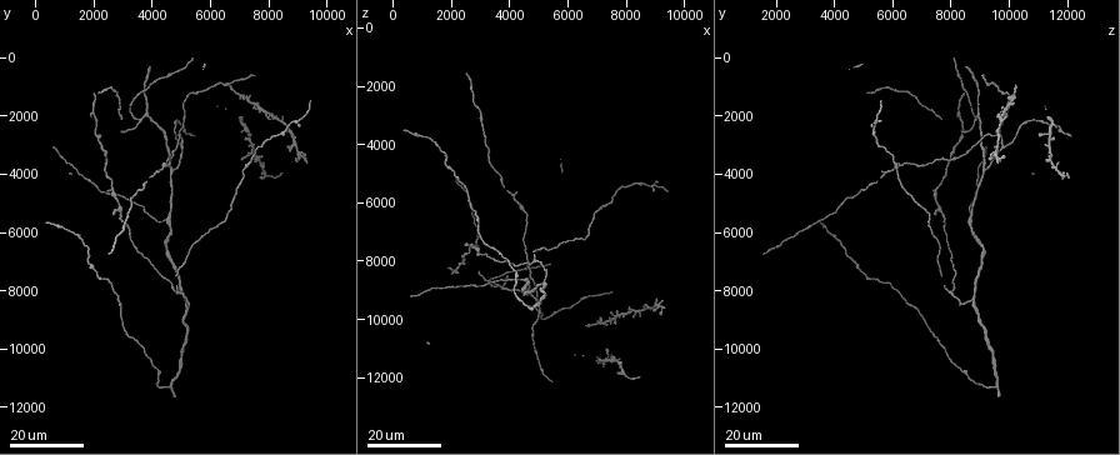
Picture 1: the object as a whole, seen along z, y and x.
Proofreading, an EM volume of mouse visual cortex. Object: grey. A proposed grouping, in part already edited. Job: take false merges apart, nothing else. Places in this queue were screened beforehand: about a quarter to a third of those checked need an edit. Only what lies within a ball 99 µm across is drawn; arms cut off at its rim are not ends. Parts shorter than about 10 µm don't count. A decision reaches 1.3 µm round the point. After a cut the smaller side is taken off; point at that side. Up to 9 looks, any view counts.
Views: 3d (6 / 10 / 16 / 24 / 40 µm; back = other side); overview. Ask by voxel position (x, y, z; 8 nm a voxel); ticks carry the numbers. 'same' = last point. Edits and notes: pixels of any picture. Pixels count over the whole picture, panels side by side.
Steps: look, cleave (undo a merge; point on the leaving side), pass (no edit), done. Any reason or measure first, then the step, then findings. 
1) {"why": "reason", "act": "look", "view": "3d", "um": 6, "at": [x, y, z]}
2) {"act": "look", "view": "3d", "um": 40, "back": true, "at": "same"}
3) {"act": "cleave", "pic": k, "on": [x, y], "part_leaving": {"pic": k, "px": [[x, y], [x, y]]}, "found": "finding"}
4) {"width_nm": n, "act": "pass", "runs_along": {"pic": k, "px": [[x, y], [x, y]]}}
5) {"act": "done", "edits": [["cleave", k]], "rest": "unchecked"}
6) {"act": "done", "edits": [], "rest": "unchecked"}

{"why": "side arm on a straight run", "act": "look", "view": "3d", "um": 16, "at": [5000, 3000, 9800]}

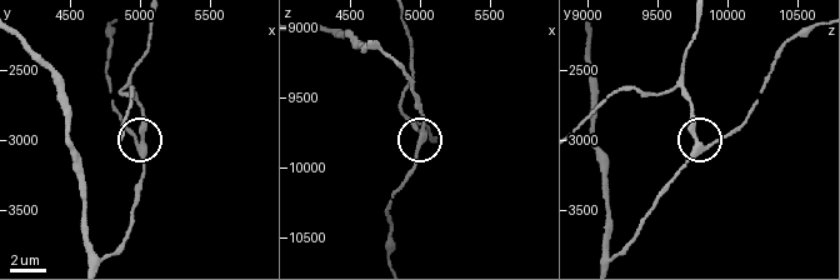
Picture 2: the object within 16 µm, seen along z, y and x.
{"act": "look", "view": "3d", "um": 10, "at": [5000, 3080, 9840]}

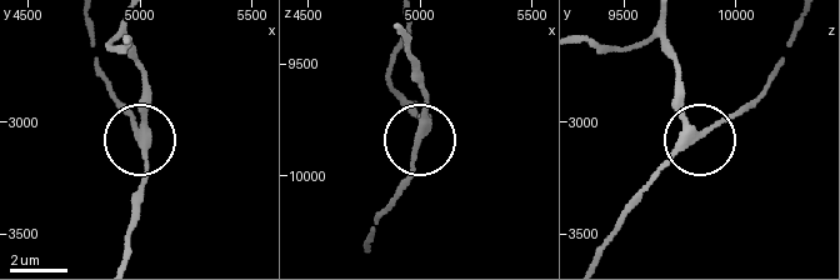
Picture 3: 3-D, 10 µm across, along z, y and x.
{"act": "look", "view": "3d", "um": 6, "at": [5000, 3060, 9840]}

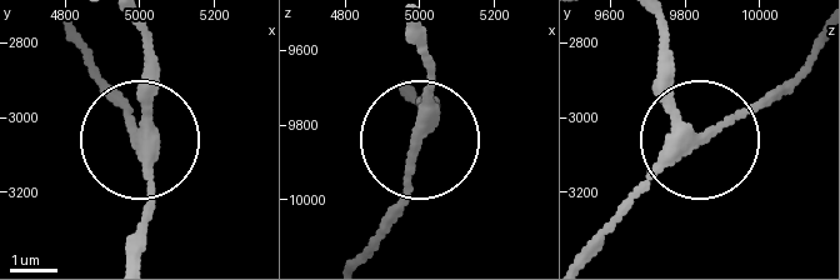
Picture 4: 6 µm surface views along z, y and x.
{"act": "pass", "runs_along": {"pic": 4, "px": [[130, 251], [150, 191], [130, 113], [110, 88]]}, "found": "one cell here"}

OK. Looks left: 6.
{"why": "three-way junction", "act": "look", "view": "3d", "um": 16, "at": [4700, 3900, 9200]}

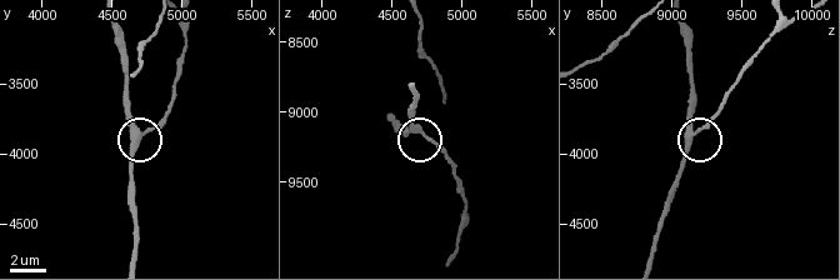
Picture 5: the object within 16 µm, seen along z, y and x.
{"act": "look", "view": "3d", "um": 10, "at": [4700, 3860, 9180]}

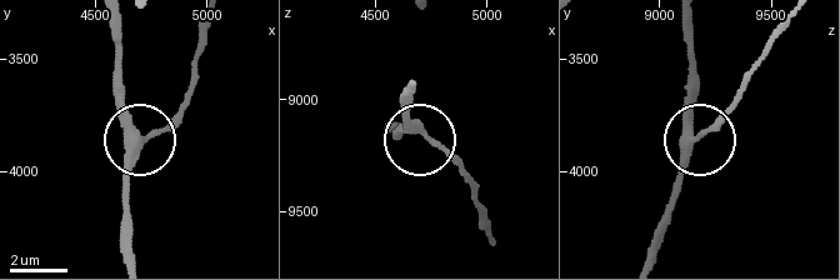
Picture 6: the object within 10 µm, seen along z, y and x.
{"act": "pass", "runs_along": {"pic": 6, "px": [[648, 256], [681, 164], [698, 143], [693, 51]]}, "found": "one cell here"}

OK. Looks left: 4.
{"why": "thick turns thin", "act": "look", "view": "3d", "um": 16, "at": [2700, 4600, 7500]}

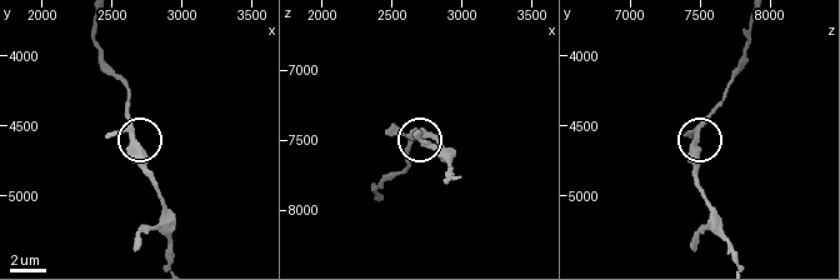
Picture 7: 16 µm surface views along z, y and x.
{"act": "look", "view": "3d", "um": 6, "at": [2640, 4580, 7500]}

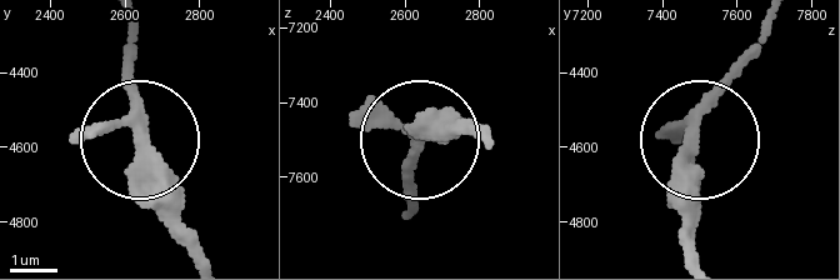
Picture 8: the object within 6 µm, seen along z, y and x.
{"why": "other side", "act": "look", "view": "3d", "um": 6, "back": true, "at": [2650, 4580, 7470]}

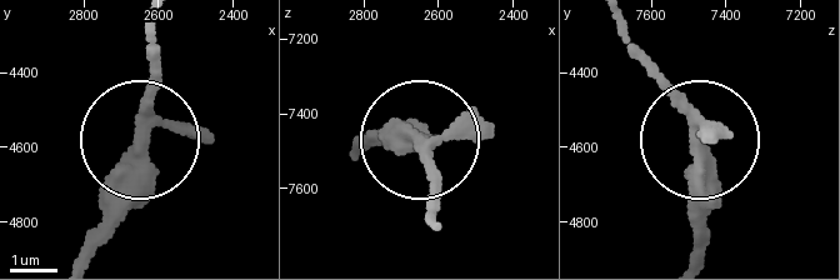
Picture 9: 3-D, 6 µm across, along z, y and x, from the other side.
{"act": "pass", "runs_along": {"pic": 9, "px": [[80, 258], [140, 138], [156, 46]]}, "found": "all the same cell"}

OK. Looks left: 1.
{"act": "done", "edits": [], "rest": "unchecked"}

